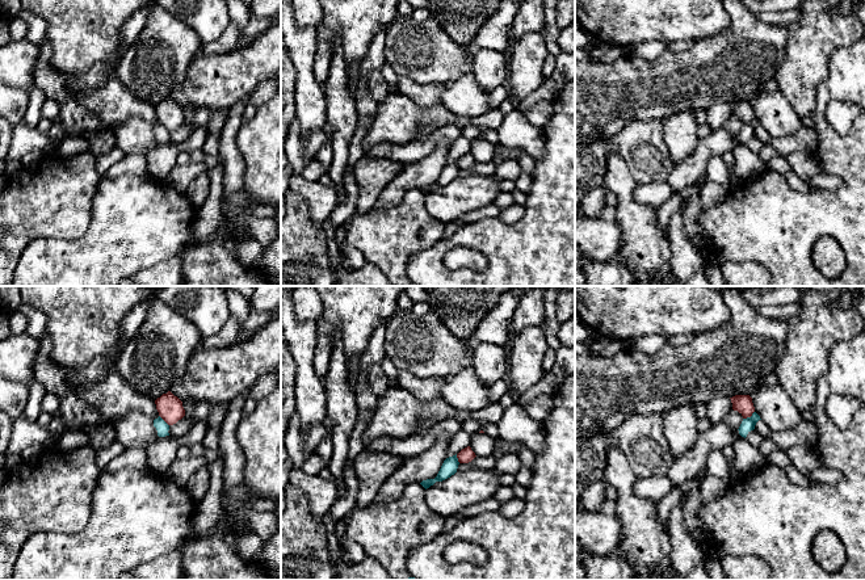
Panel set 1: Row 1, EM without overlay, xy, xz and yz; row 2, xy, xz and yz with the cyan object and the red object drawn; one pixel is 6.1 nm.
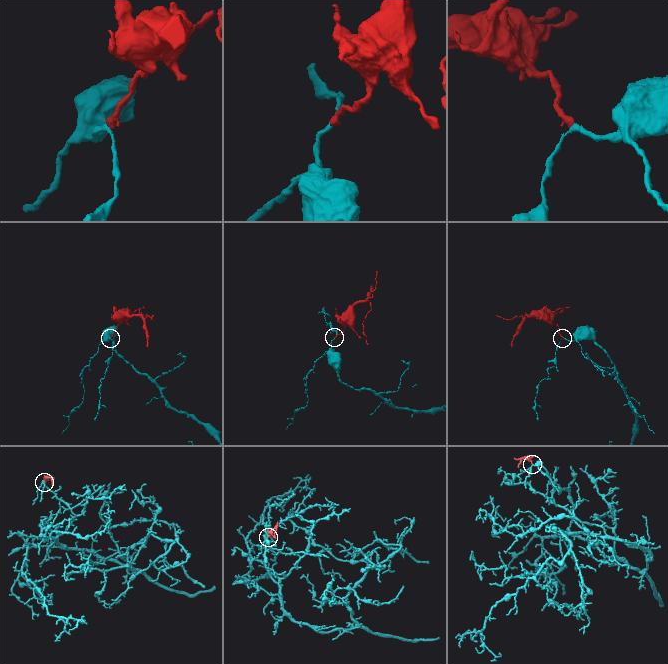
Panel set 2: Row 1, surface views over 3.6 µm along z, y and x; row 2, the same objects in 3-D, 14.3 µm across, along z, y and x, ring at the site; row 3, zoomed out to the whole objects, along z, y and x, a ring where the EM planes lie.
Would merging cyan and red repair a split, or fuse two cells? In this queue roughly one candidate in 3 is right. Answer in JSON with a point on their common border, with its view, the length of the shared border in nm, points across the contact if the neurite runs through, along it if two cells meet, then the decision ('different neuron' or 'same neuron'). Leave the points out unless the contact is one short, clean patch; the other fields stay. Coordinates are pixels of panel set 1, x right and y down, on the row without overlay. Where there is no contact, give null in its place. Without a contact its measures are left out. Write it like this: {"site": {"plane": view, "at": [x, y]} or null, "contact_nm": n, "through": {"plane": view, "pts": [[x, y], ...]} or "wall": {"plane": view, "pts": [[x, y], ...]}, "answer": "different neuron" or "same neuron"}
{"site": {"plane": "yz", "at": [748, 124]}, "contact_nm": 90, "wall": {"plane": "yz", "pts": [[754, 117], [743, 125]]}, "answer": "different neuron"}

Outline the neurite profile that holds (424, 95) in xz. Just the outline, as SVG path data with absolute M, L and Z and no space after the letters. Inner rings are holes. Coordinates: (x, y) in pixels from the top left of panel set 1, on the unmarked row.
M399 76L398 92L423 108L438 104L444 91L445 84L441 83L421 84L416 83L411 77Z

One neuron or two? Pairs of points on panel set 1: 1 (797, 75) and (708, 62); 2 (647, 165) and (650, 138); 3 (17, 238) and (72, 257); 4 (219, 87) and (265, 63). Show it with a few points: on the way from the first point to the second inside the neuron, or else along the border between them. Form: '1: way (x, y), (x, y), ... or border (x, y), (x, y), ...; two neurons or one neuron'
1: border (785, 42), (785, 54), (773, 76); two neurons
2: way (647, 159), (647, 144); one neuron
3: border (61, 239), (36, 238), (24, 249), (15, 268); two neurons
4: way (231, 76), (253, 63); one neuron

